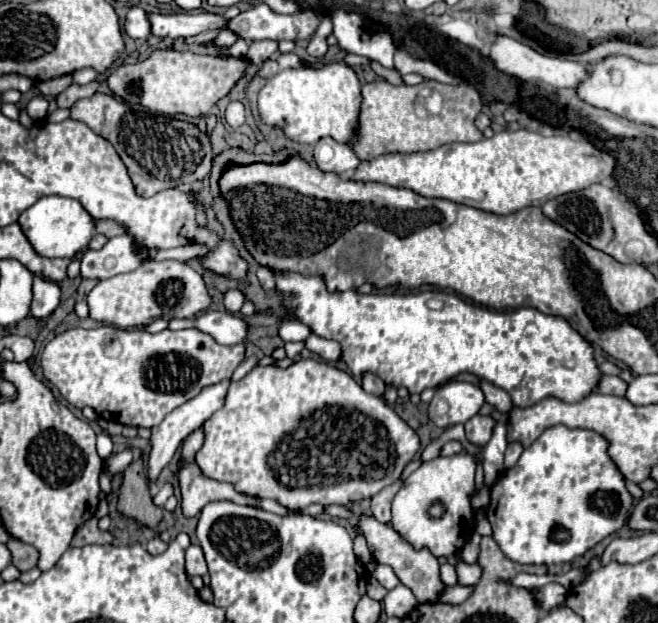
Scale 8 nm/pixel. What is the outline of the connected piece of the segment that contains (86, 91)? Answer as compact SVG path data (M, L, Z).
M89 83L89 85L69 85L63 93L57 95L57 107L65 107L69 109L77 99L83 99L83 97L91 97L97 89L97 83Z

